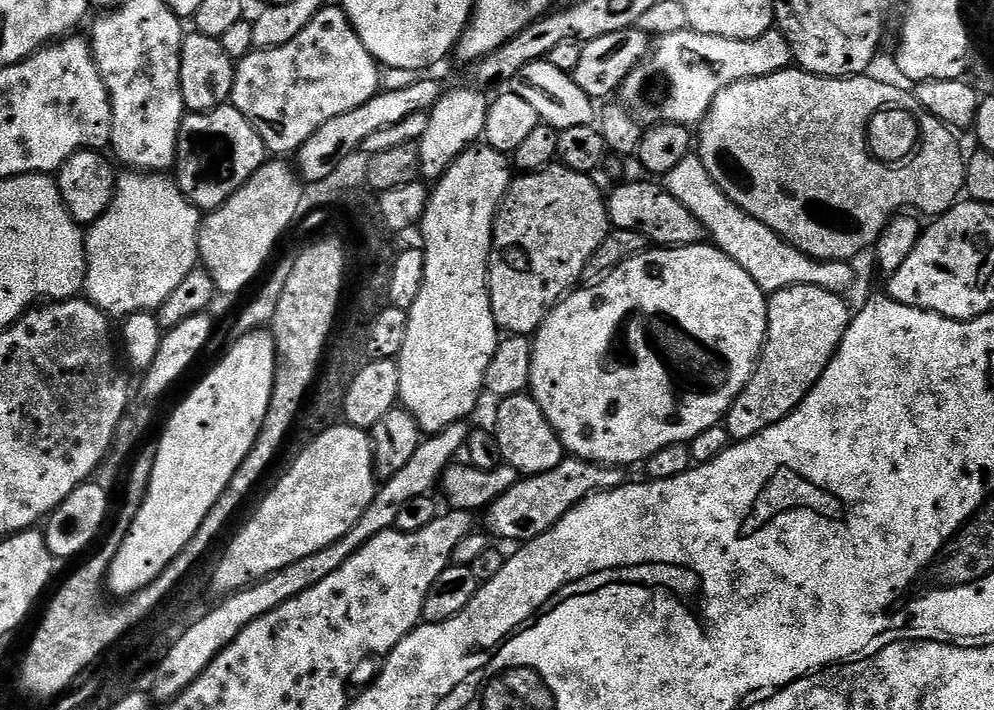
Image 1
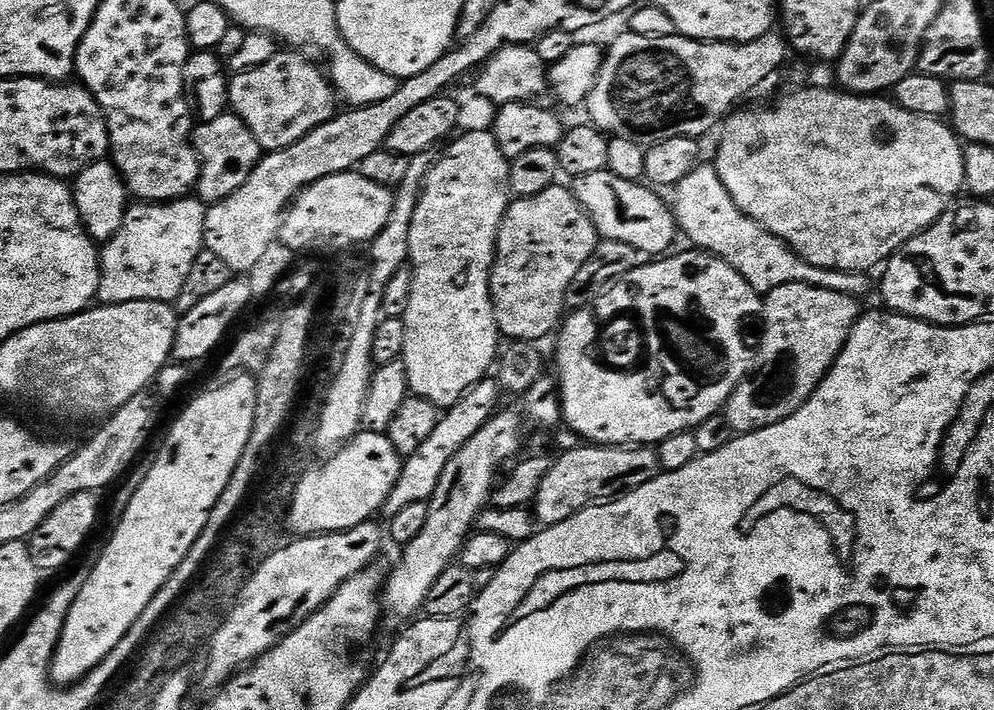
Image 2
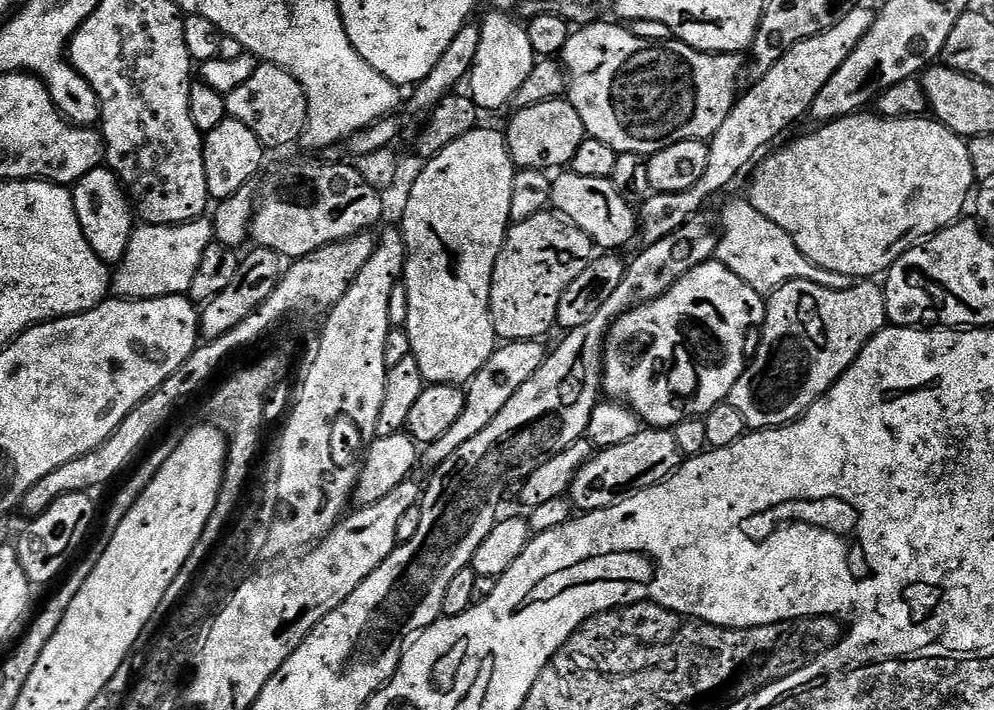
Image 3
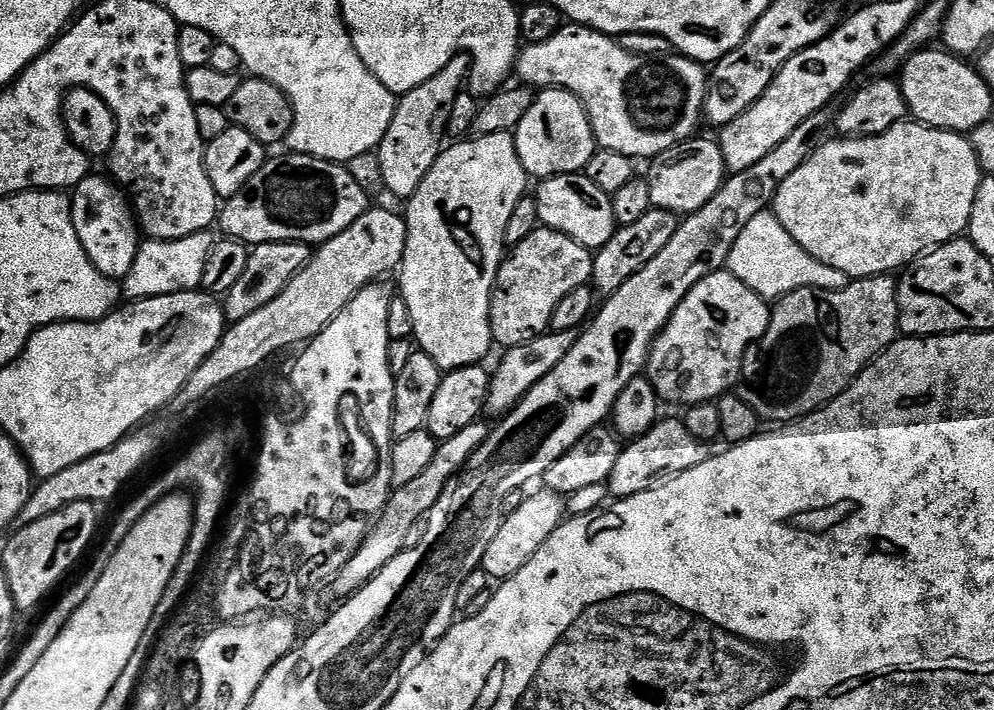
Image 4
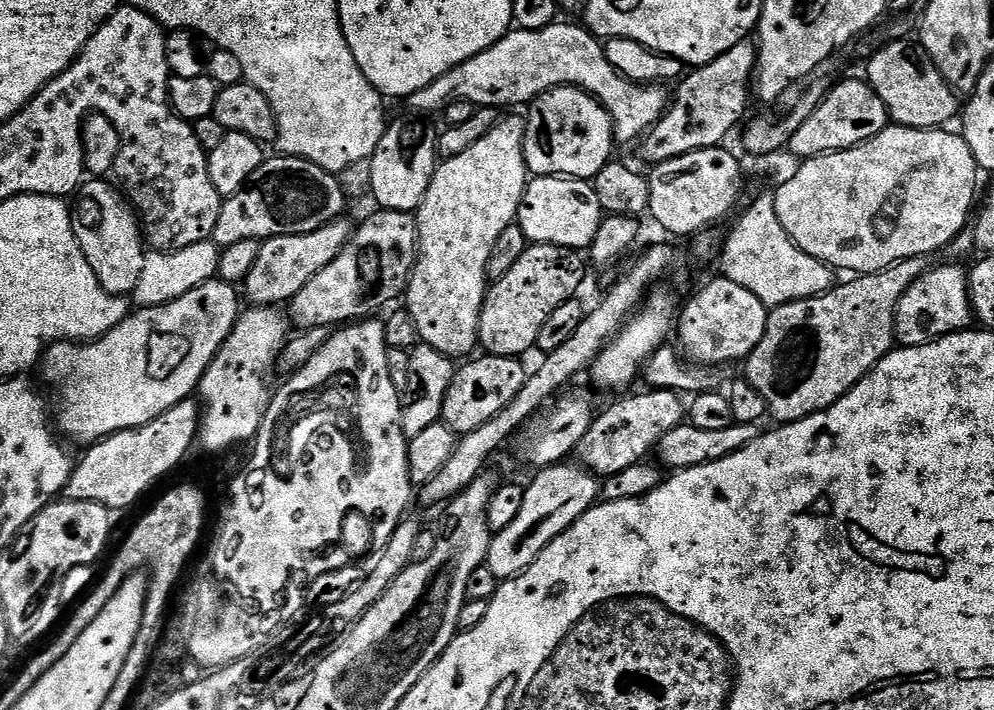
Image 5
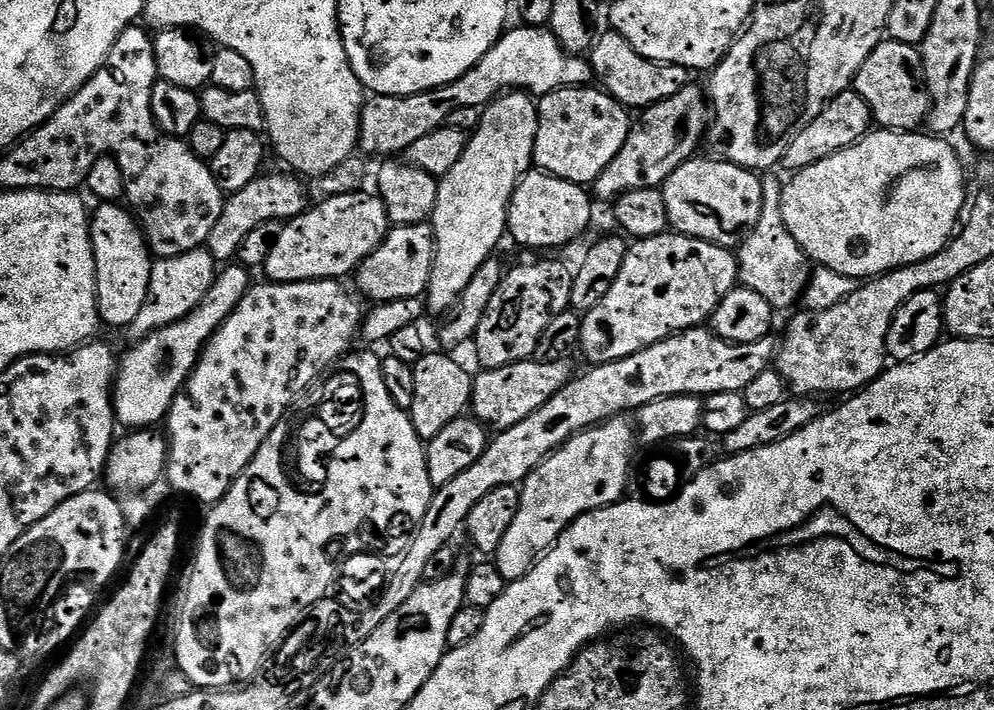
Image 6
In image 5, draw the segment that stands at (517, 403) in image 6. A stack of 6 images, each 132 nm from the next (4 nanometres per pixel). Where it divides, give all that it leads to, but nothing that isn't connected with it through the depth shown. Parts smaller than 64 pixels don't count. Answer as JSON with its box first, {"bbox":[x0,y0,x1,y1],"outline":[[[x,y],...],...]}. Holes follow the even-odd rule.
{"bbox":[440,354,529,437],"outline":[[[487,354],[468,358],[464,364],[452,373],[450,390],[446,390],[446,402],[442,402],[440,419],[457,437],[478,430],[478,426],[486,426],[490,418],[502,414],[510,402],[518,395],[518,390],[527,382],[529,369],[524,369],[523,359],[514,356],[490,356]]]}

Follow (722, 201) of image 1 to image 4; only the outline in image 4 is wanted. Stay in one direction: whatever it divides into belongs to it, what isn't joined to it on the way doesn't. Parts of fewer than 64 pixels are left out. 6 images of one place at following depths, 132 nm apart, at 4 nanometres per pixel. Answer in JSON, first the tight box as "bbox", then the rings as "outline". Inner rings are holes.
{"bbox":[727,211,850,302],"outline":[[[775,211],[759,212],[742,226],[742,234],[738,234],[738,242],[728,255],[727,271],[738,278],[754,294],[758,294],[769,302],[779,301],[780,297],[797,292],[800,288],[817,288],[827,292],[842,290],[850,282],[850,277],[842,274],[842,270],[834,270],[834,266],[826,266],[826,262],[818,262],[778,222]]]}

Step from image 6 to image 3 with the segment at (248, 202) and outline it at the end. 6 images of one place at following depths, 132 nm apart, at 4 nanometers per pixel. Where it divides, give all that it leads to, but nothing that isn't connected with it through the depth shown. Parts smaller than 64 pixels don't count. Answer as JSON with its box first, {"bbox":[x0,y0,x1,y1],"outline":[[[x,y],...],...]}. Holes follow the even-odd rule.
{"bbox":[250,164,385,258],"outline":[[[288,164],[268,176],[264,189],[258,192],[258,203],[252,213],[250,240],[256,248],[268,248],[281,258],[303,258],[327,244],[348,240],[359,232],[375,229],[384,212],[385,197],[374,190],[349,164]]]}

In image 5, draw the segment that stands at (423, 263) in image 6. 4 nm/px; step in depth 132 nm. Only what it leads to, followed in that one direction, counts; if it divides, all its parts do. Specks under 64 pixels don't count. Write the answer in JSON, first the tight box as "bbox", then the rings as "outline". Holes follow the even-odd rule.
{"bbox":[290,212,420,329],"outline":[[[410,212],[376,213],[353,231],[344,249],[326,266],[326,270],[318,270],[302,290],[290,301],[290,320],[297,329],[317,328],[318,326],[344,326],[349,322],[359,322],[371,317],[375,308],[388,304],[405,295],[408,291],[408,279],[412,277],[412,267],[416,264],[416,254],[420,239],[416,229],[416,217]]]}

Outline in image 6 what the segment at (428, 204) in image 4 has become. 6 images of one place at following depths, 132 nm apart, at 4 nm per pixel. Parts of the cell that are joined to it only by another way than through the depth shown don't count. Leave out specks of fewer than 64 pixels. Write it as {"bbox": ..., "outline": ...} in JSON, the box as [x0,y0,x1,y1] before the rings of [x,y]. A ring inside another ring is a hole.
{"bbox":[426,90,538,313],"outline":[[[519,90],[501,94],[483,109],[480,125],[469,135],[468,145],[450,174],[439,177],[438,202],[430,221],[436,235],[436,257],[426,293],[429,313],[449,312],[456,299],[478,274],[478,266],[497,251],[508,226],[508,203],[523,176],[534,164],[538,134],[538,104]]]}

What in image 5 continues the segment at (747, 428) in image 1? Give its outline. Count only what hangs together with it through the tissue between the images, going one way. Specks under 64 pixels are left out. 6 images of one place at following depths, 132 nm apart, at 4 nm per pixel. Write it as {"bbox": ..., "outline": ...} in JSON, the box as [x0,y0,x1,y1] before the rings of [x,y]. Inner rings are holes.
{"bbox":[742,256,929,424],"outline":[[[915,256],[914,258],[906,258],[905,260],[898,261],[896,264],[892,264],[888,268],[883,268],[880,272],[869,272],[867,274],[857,275],[855,278],[849,279],[852,280],[849,284],[837,283],[832,291],[824,293],[823,296],[815,296],[809,300],[790,302],[789,304],[783,304],[782,306],[771,309],[768,314],[766,334],[762,338],[762,342],[758,342],[758,346],[754,346],[754,350],[742,364],[742,368],[744,368],[744,372],[742,372],[743,379],[748,380],[750,386],[754,386],[754,390],[758,390],[758,394],[762,394],[762,398],[766,398],[768,416],[771,417],[771,419],[776,419],[776,422],[780,424],[793,424],[795,420],[801,420],[815,412],[824,412],[834,402],[838,402],[838,398],[842,398],[851,390],[887,352],[892,351],[894,347],[894,337],[896,335],[896,307],[898,306],[898,302],[907,288],[909,288],[923,272],[927,272],[929,267],[929,257]]]}

